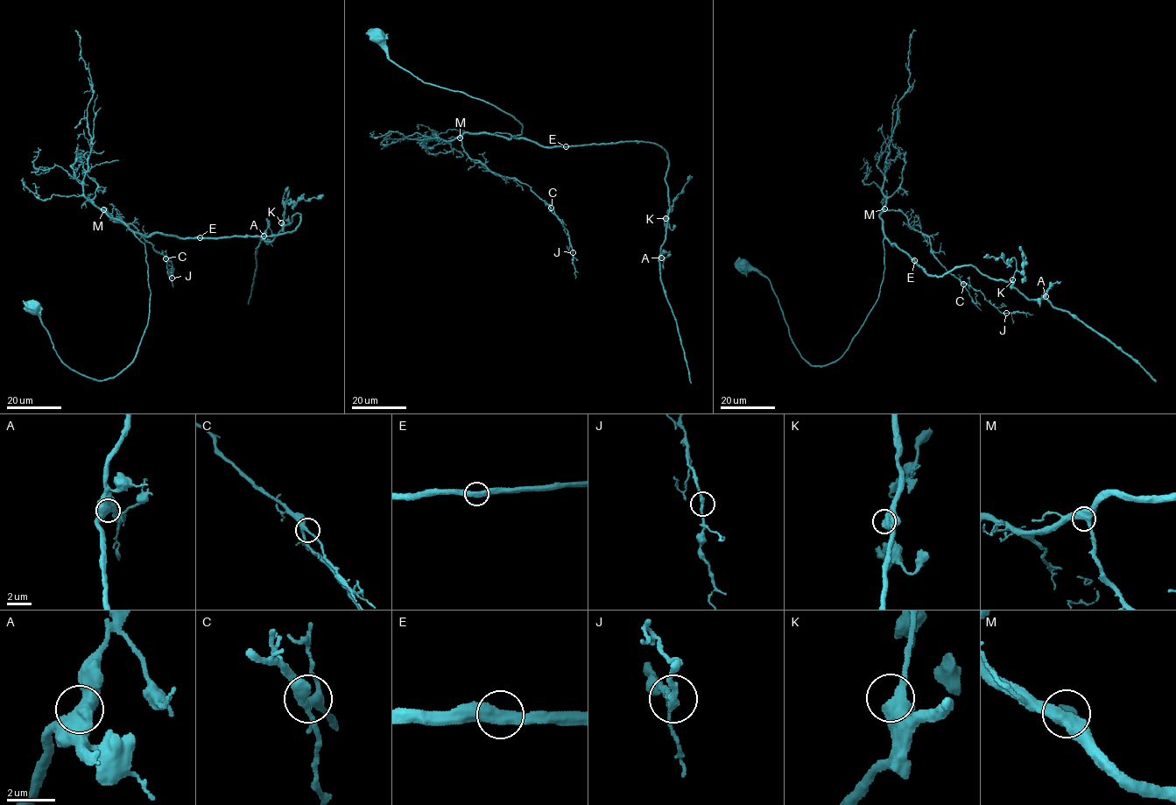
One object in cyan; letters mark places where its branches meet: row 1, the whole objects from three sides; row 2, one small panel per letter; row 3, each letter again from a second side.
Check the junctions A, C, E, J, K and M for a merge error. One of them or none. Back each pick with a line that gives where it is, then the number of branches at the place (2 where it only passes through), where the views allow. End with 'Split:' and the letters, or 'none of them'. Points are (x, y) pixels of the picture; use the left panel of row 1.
Split: none of them

